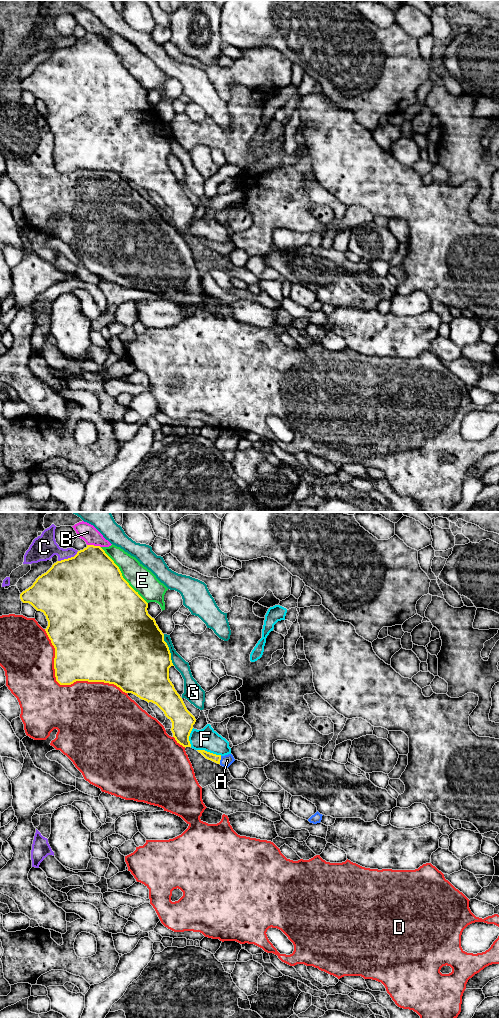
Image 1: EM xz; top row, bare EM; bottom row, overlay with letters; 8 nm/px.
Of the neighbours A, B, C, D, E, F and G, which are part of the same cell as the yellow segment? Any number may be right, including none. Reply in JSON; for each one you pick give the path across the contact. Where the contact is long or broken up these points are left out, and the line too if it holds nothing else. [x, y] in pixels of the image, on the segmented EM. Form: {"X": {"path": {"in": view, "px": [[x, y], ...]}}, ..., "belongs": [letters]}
{"A": {"path": {"in": "xz", "px": [[215, 758], [220, 759], [227, 760]]}}, "belongs": ["A"]}

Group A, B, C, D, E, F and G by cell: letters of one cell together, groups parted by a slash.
A / B / C / D / E / F / G

